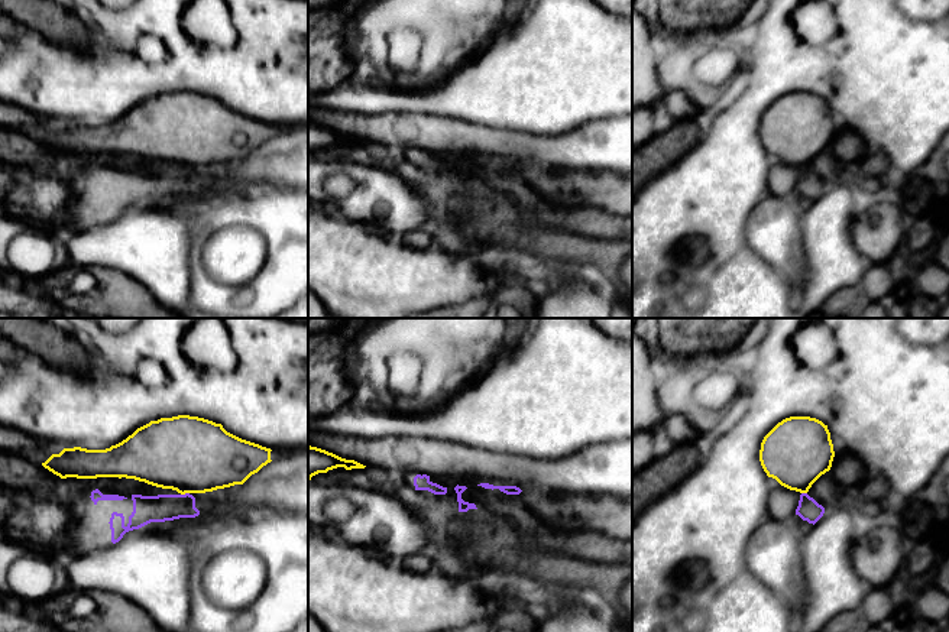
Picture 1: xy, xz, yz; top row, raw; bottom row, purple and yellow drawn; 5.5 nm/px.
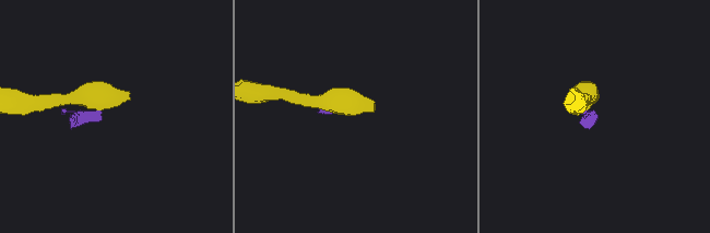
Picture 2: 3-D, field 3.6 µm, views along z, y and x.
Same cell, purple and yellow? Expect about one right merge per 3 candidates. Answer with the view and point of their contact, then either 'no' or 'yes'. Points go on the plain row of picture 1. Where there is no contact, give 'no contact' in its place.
xy (185, 169) | no

